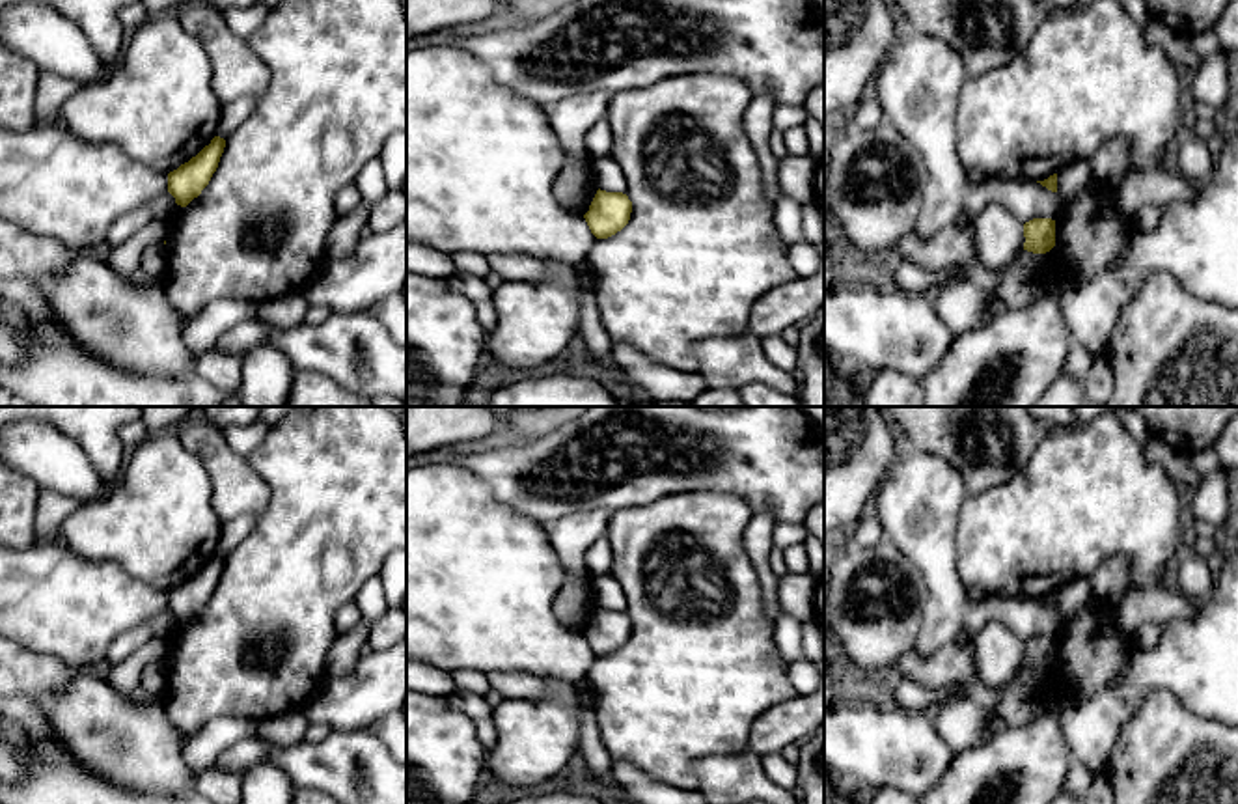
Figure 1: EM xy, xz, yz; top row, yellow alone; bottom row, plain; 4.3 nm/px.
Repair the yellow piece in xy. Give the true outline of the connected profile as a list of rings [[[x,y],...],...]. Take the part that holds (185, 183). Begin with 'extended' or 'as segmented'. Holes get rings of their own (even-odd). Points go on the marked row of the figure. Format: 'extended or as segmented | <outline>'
as segmented | [[[214,136],[196,157],[168,173],[168,192],[186,207],[209,185],[224,153],[226,140]]]

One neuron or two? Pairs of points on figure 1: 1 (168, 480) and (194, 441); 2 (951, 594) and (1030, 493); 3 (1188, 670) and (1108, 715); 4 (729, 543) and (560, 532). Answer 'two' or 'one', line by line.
1: two
2: two
3: one
4: two

